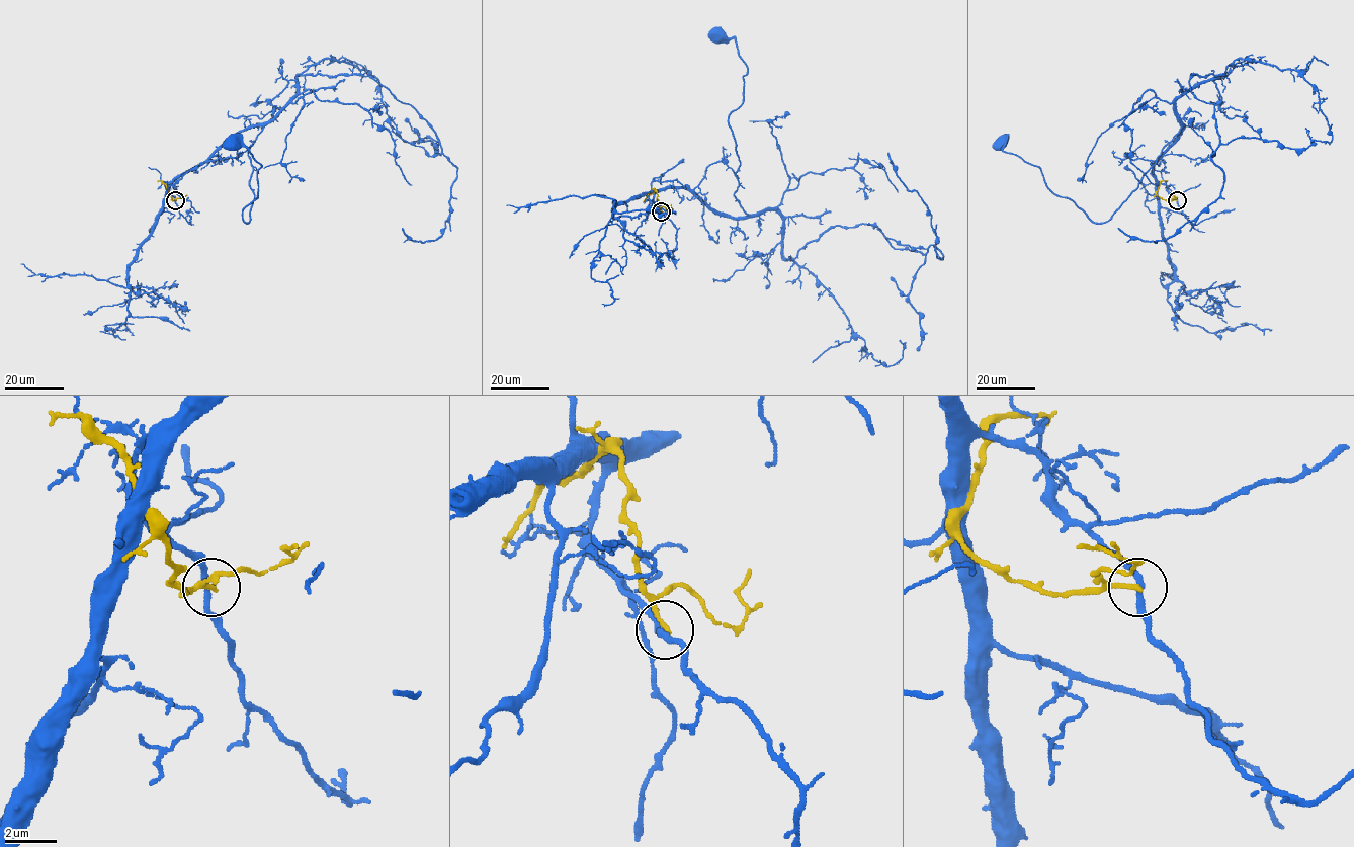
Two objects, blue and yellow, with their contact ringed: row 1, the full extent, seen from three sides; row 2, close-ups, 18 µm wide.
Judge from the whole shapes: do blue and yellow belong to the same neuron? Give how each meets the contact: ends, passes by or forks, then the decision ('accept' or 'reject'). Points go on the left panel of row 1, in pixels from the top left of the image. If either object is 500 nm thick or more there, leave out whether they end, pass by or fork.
blue passes by | yellow ends | reject

